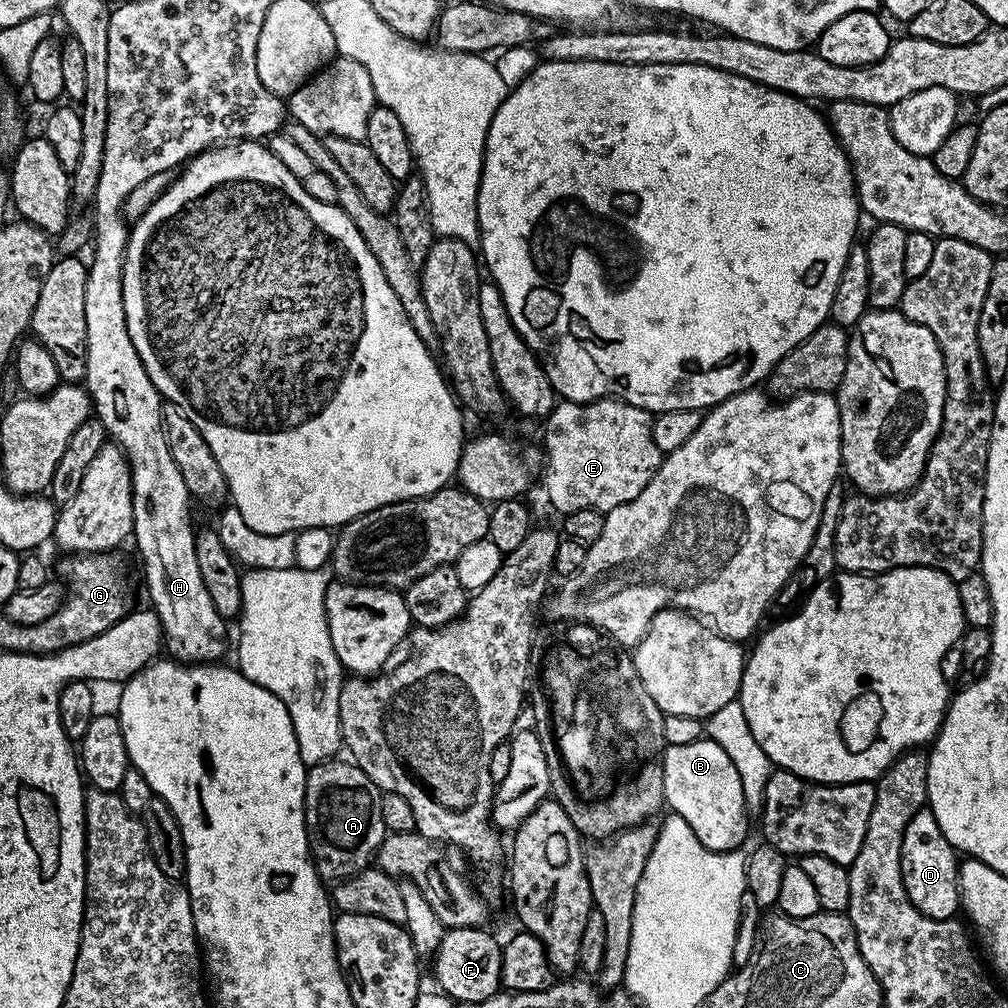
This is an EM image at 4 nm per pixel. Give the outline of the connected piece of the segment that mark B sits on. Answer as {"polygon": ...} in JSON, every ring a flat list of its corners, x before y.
{"polygon":[[707,738,679,746,669,744,661,753,661,764,665,805,686,820,700,843,715,852,741,849,750,828,750,812,742,793,742,780,726,750]]}

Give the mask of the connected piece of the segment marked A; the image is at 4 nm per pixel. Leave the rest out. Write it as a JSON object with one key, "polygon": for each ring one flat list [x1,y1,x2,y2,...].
{"polygon":[[333,758,313,764,304,778,304,821,308,827,308,846,321,881,339,882,348,880,373,863,386,835,382,822,381,790,376,783,351,759]]}

